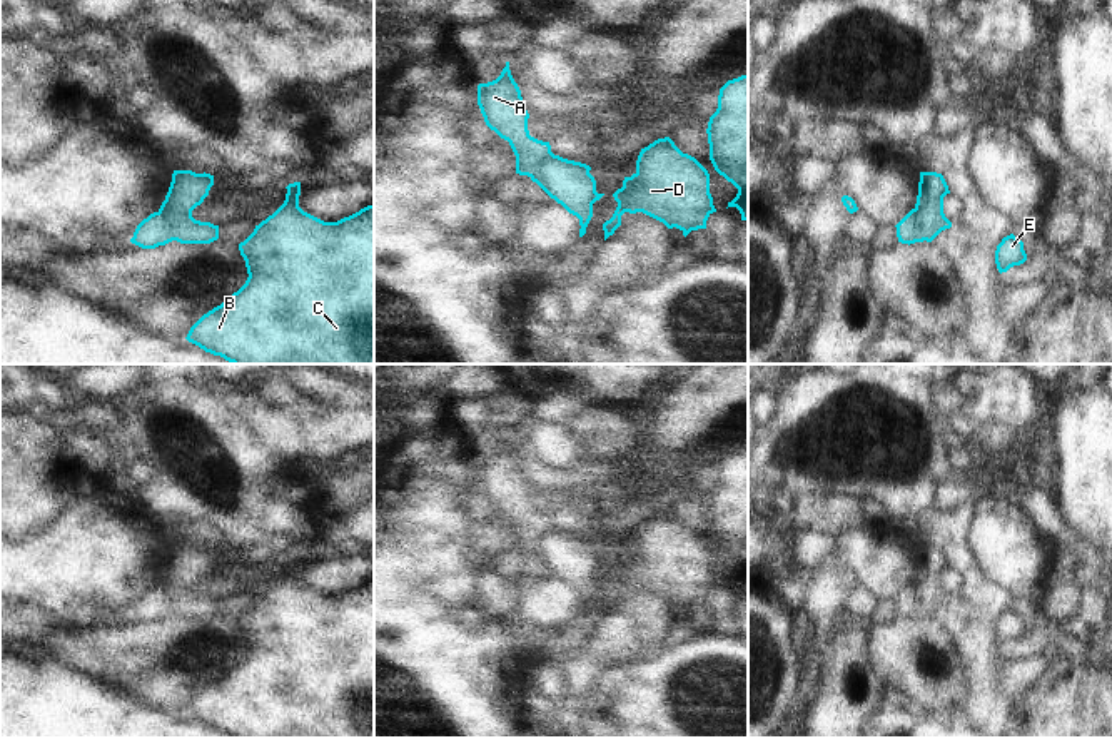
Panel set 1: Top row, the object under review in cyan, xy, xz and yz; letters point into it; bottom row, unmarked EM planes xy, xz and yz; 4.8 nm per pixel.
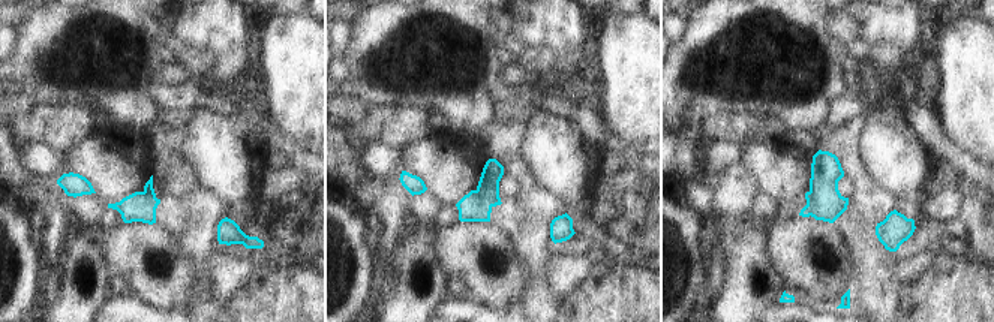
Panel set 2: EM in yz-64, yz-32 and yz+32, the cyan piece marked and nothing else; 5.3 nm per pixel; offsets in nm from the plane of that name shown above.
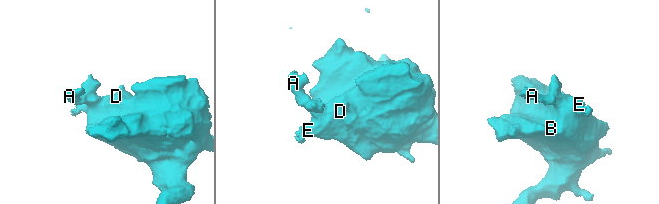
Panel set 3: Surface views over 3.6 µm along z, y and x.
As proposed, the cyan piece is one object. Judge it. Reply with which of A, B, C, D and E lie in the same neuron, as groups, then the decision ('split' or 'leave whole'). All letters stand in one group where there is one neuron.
A / B C D E; split

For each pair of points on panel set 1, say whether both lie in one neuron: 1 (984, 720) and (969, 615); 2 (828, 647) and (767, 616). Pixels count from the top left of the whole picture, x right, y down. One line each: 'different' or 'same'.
1: same
2: different

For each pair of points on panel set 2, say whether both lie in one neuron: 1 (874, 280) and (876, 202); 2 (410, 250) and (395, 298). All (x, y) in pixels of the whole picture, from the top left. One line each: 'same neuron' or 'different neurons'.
1: same neuron
2: same neuron

